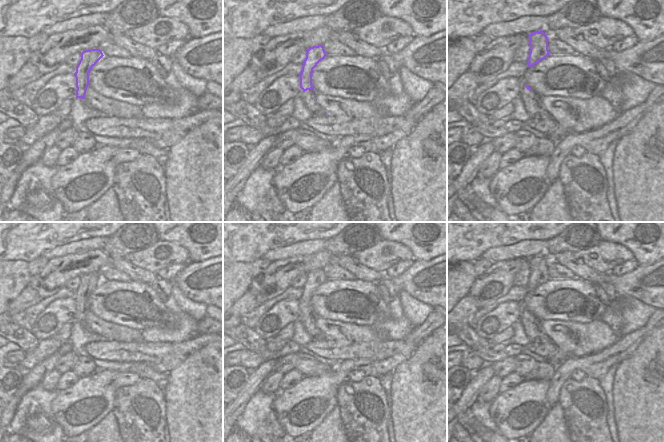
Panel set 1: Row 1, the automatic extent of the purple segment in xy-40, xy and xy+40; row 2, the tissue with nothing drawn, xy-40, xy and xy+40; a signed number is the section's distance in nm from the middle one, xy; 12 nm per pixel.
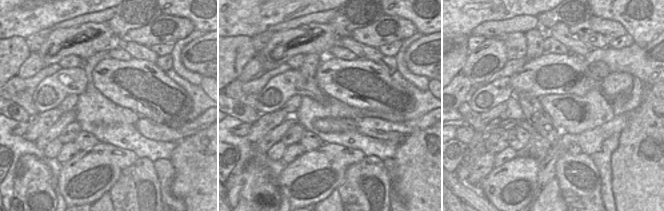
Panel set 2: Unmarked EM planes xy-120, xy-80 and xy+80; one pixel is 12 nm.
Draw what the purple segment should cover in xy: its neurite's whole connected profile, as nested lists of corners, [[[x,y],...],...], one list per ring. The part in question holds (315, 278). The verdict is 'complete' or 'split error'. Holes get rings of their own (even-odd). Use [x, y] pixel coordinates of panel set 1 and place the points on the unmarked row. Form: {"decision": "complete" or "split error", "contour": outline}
{"decision": "split error", "contour": [[[323,269],[313,270],[306,274],[306,282],[300,298],[300,318],[306,332],[314,341],[325,341],[326,336],[317,327],[312,308],[312,296],[317,288],[326,281]]]}

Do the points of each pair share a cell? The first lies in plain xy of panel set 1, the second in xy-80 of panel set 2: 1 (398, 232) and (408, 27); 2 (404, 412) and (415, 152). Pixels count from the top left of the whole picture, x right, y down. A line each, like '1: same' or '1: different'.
1: different
2: same

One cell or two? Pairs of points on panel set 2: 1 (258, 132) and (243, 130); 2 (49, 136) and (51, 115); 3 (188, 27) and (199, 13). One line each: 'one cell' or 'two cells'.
1: two cells
2: two cells
3: two cells

